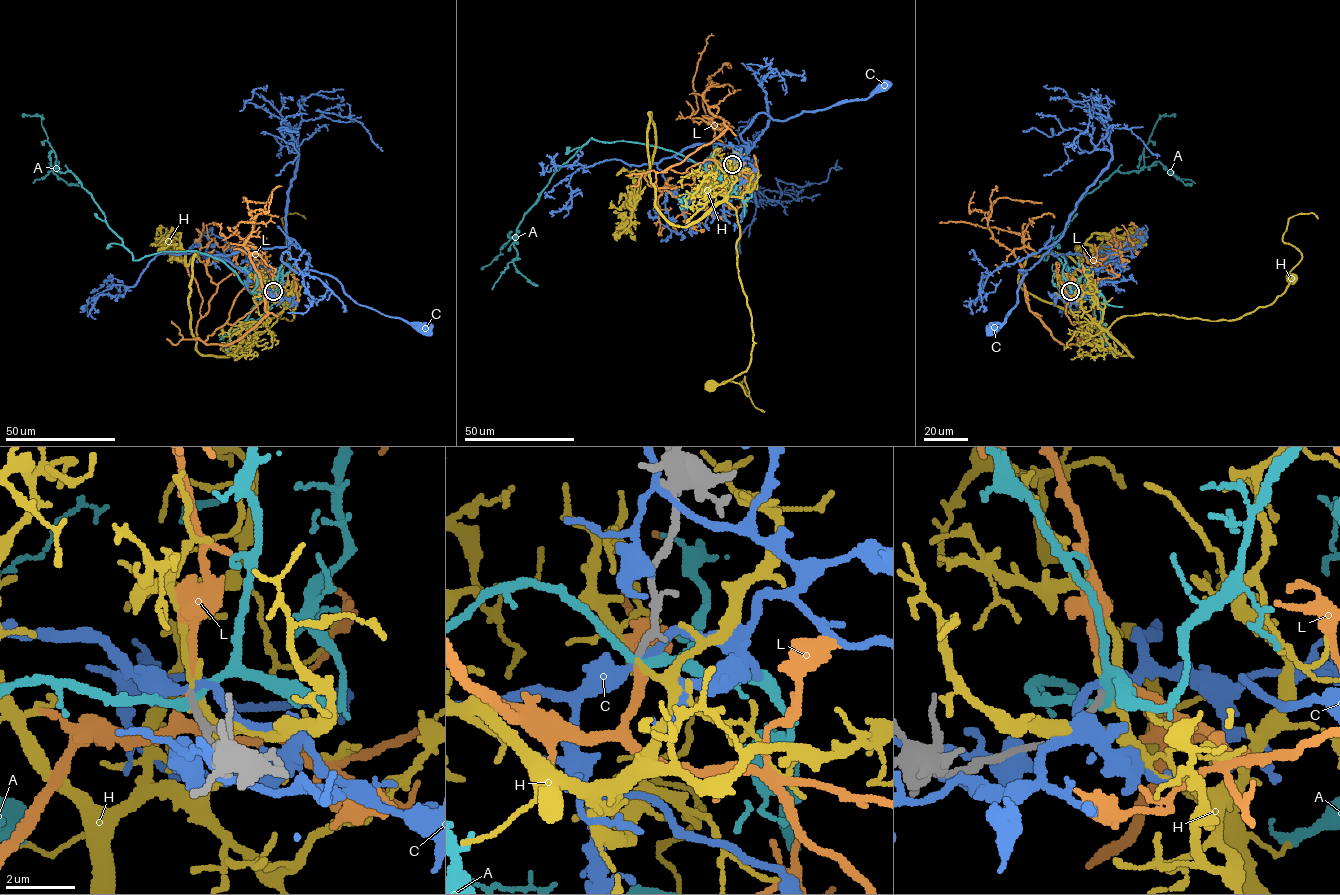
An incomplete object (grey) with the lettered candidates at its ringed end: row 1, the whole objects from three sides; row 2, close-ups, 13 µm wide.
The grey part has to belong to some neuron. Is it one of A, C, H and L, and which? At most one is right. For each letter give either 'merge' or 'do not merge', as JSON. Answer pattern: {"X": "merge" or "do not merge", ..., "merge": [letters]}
{"A": "do not merge", "C": "do not merge", "H": "do not merge", "L": "merge", "merge": ["L"]}

